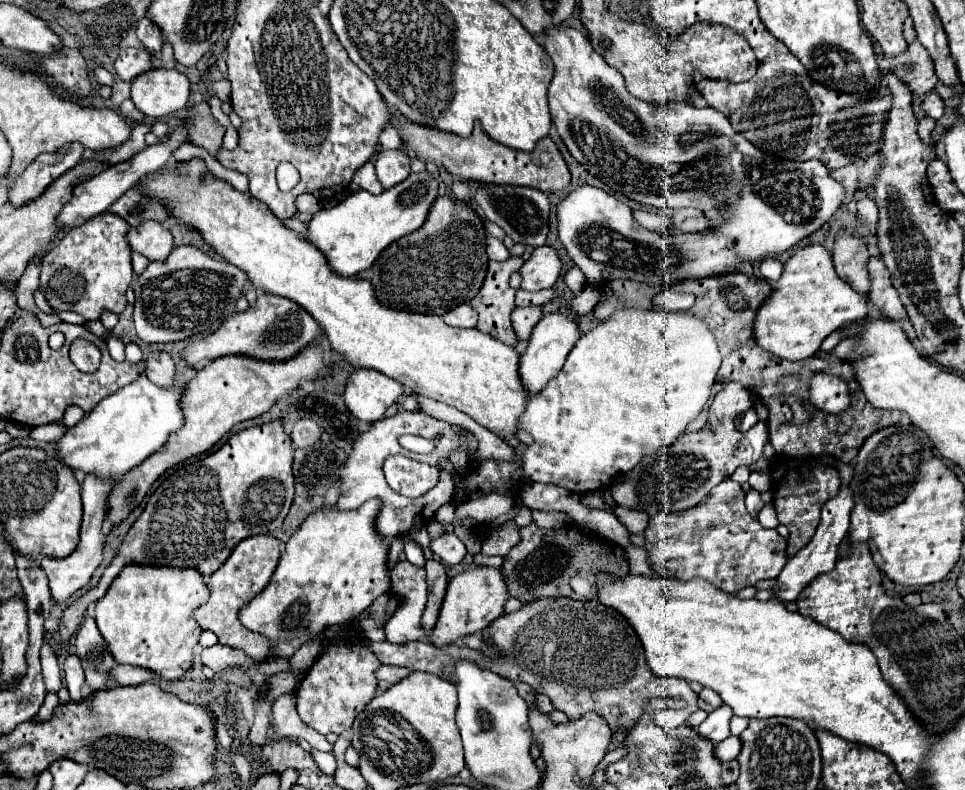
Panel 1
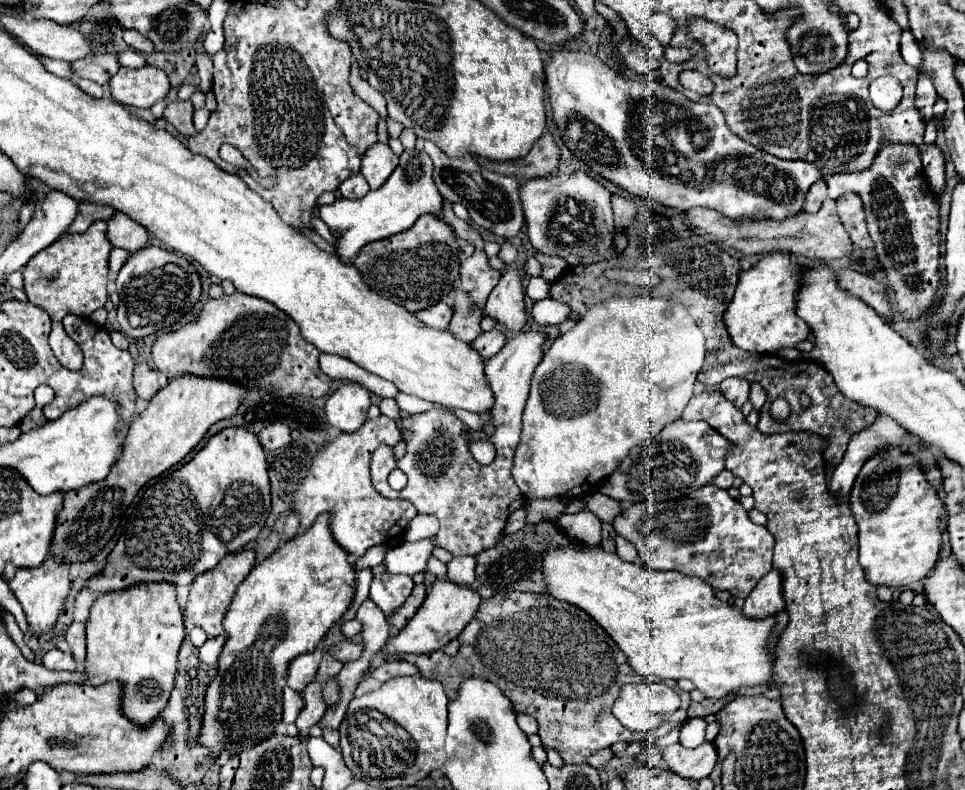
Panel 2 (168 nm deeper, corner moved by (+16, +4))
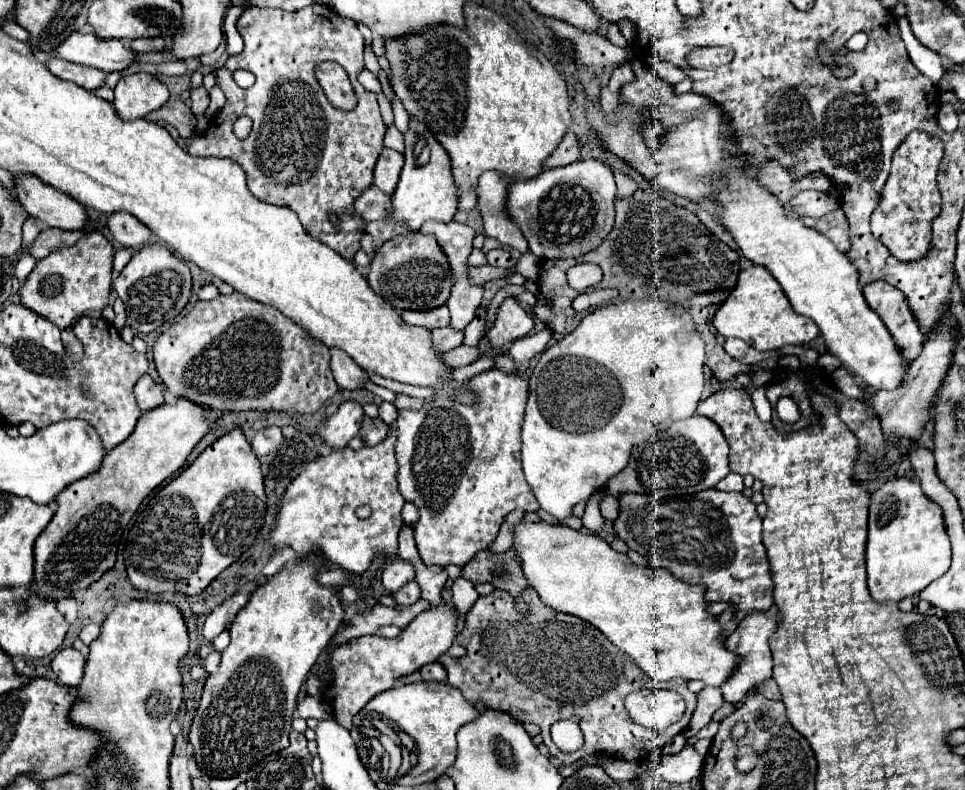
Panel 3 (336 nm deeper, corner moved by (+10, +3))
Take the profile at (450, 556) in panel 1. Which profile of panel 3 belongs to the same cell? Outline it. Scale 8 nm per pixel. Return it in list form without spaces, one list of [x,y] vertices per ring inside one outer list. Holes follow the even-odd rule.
[[[400,558],[386,564],[382,570],[382,584],[390,594],[398,592],[410,580],[414,580],[414,566]]]

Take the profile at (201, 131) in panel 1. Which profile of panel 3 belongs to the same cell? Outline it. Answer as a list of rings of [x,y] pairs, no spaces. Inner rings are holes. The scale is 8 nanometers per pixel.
[[[168,100],[162,108],[154,110],[150,116],[146,116],[150,122],[166,122],[172,124],[182,138],[190,138],[196,128],[196,116],[182,100]]]

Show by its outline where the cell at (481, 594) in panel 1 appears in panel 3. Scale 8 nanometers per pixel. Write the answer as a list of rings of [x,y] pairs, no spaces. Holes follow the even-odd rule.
[[[440,604],[436,608],[426,610],[422,616],[414,618],[406,630],[402,630],[396,638],[382,636],[362,636],[352,638],[332,652],[330,668],[334,674],[332,684],[324,692],[326,702],[332,708],[334,718],[344,728],[352,728],[352,718],[380,692],[390,690],[394,680],[408,676],[410,672],[420,670],[426,664],[436,662],[452,644],[458,634],[458,616],[450,604]]]

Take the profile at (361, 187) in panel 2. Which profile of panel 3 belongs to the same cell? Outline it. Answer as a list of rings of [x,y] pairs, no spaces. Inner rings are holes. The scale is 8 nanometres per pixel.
[[[370,186],[366,192],[362,192],[362,196],[356,200],[354,206],[358,214],[364,216],[366,222],[382,220],[392,212],[392,198],[382,194],[382,190],[378,190],[376,186]]]

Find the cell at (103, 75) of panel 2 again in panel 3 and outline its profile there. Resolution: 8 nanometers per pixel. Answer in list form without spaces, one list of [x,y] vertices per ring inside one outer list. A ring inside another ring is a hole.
[[[48,58],[46,60],[46,68],[58,76],[60,80],[68,80],[74,82],[78,86],[82,86],[84,90],[96,90],[104,84],[106,74],[98,72],[98,68],[88,68],[88,66],[80,66],[68,60],[60,60],[60,58]]]

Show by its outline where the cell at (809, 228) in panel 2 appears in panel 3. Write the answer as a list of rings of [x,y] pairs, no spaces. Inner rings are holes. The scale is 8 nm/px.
[[[838,208],[822,218],[802,218],[806,226],[822,232],[826,238],[830,238],[834,242],[834,246],[840,252],[848,252],[850,248],[850,240],[848,240],[848,220],[846,214]]]

